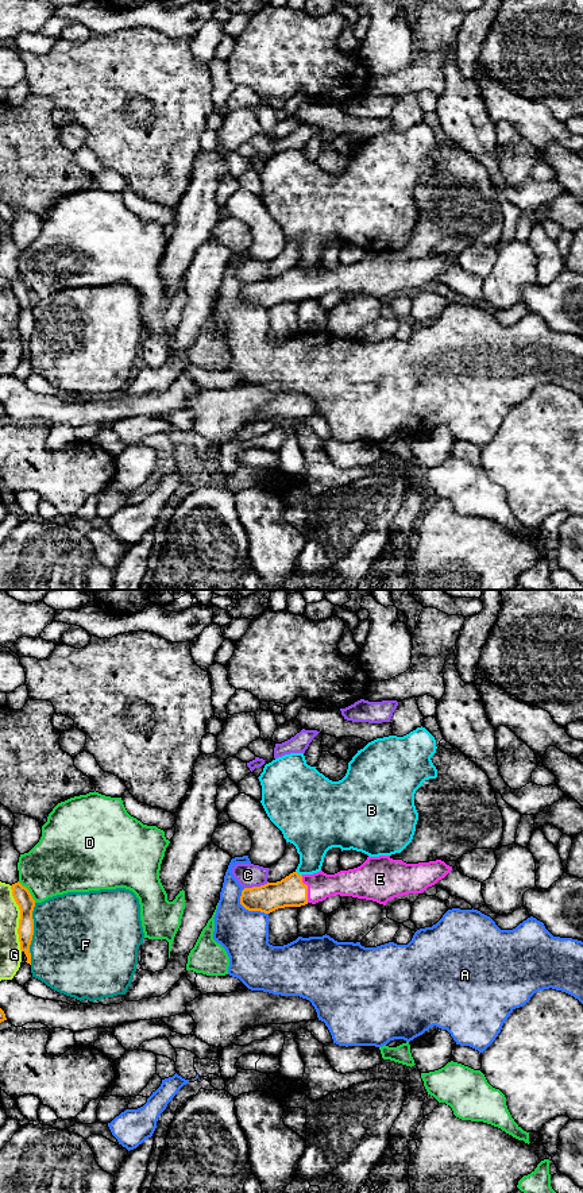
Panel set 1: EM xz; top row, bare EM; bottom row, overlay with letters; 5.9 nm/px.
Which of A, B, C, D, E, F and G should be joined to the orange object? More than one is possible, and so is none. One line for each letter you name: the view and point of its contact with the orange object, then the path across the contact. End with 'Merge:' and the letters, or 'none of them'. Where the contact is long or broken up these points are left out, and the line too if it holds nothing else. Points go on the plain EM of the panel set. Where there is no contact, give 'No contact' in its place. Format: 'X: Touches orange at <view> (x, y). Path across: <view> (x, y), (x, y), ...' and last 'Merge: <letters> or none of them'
E: Touches orange at xz (307, 285). Path across: xz (290, 286), (307, 285), (346, 278)
Merge: E

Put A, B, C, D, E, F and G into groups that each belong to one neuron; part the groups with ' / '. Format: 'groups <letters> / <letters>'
groups A / B / C / D / E / F / G

